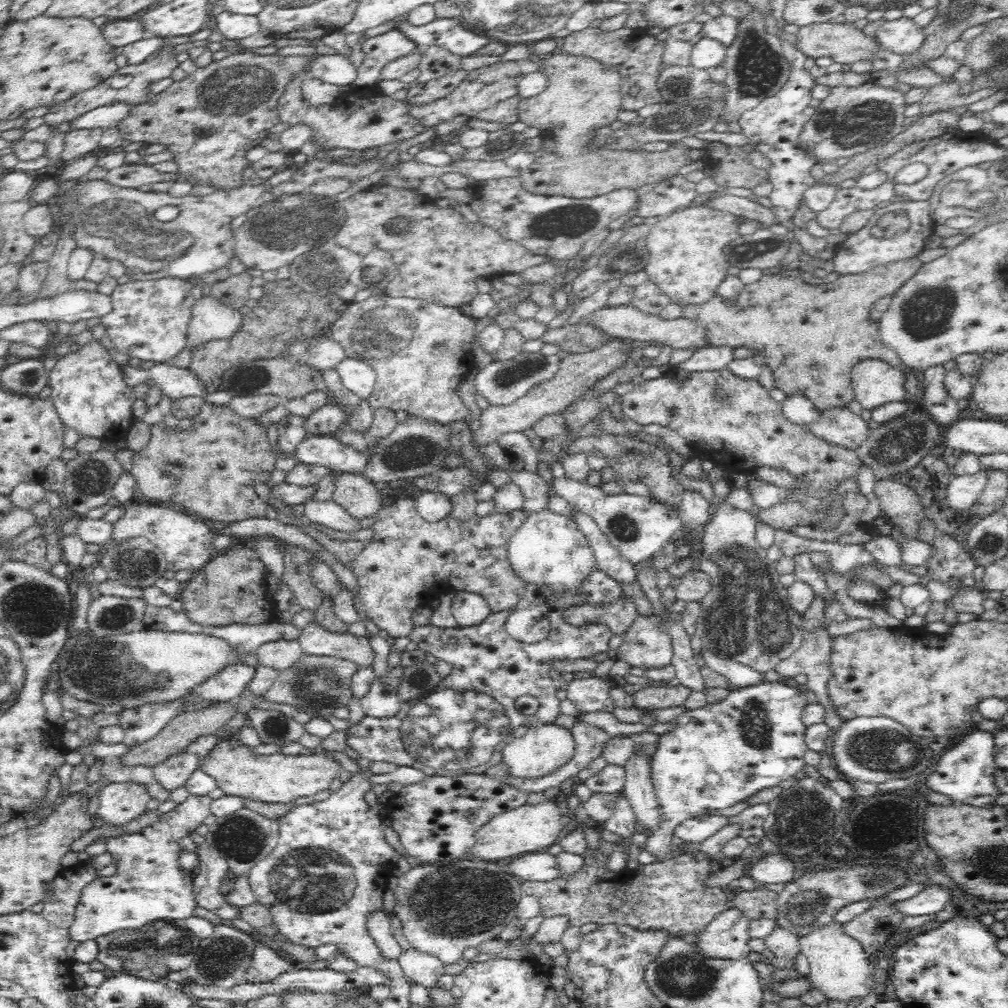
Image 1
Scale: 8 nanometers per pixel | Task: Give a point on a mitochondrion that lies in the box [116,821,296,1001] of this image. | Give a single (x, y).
(219, 959)

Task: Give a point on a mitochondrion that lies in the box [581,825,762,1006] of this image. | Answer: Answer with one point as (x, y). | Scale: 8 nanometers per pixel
(682, 975)

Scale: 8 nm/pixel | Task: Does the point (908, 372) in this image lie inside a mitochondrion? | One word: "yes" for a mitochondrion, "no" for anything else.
no

